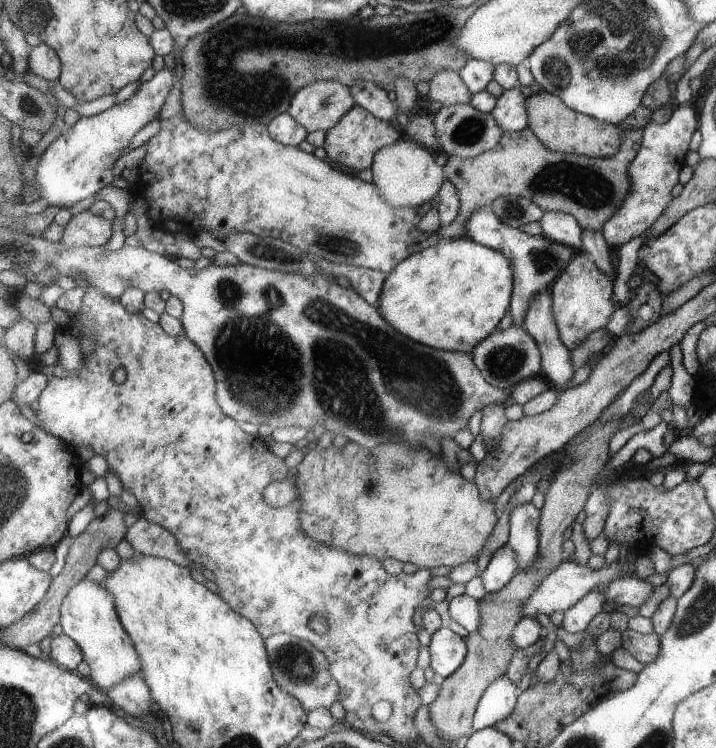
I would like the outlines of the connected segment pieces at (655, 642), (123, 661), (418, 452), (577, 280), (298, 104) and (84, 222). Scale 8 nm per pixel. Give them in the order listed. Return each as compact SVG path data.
M627 628L622 633L623 648L644 665L654 663L662 653L662 638L655 632L641 634Z
M83 579L75 585L62 604L60 626L81 647L90 668L90 679L107 692L128 678L142 672L142 656L123 626L116 609L115 597L100 583Z
M353 441L345 444L341 451L331 448L321 451L310 446L307 449L307 453L303 462L294 471L296 475L296 485L299 487L301 510L300 519L302 522L302 529L307 536L310 536L318 543L326 544L327 546L342 550L343 552L357 555L368 556L371 558L379 559L383 562L385 559L397 559L398 561L409 562L415 564L419 569L431 569L437 567L456 567L461 563L468 560L476 560L477 556L481 554L481 550L485 548L485 542L487 538L491 536L495 524L497 524L497 514L495 504L487 502L480 493L480 488L475 482L467 482L460 473L453 473L451 470L447 470L445 464L441 460L441 455L435 455L431 450L427 449L412 449L411 447L400 445L395 443L387 443L383 445L377 445L373 449L362 447L360 444Z
M582 251L551 287L553 318L558 324L563 344L571 352L579 348L592 332L605 330L609 326L611 316L615 312L613 281L614 278L603 272L588 253Z
M320 80L295 93L288 113L310 132L333 128L358 102L349 85Z
M83 210L67 223L61 241L65 241L68 247L105 246L112 239L113 233L112 220L93 211Z

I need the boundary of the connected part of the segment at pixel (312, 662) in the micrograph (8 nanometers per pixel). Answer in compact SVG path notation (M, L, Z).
M287 633L270 636L265 641L275 680L287 694L299 699L307 711L311 712L315 708L331 708L335 702L339 702L338 680L330 670L328 656L319 647L307 639Z

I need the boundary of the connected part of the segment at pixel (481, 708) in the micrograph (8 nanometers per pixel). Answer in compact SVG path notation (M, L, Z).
M507 675L495 681L486 690L478 704L478 712L474 716L473 732L495 727L498 722L511 716L522 692L517 683L511 681Z

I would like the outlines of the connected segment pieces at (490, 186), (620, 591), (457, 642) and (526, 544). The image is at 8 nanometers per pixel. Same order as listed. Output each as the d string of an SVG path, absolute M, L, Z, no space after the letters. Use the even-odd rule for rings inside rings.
M619 124L622 132L622 146L614 157L608 159L596 159L581 155L568 155L556 153L548 149L539 137L527 127L521 132L506 132L501 142L491 150L476 156L475 158L461 158L458 156L448 157L444 166L446 180L450 181L458 190L461 206L459 216L448 225L442 225L439 232L442 238L465 238L468 237L468 221L471 215L480 208L491 207L501 197L527 197L533 199L546 211L557 211L573 215L579 224L585 229L601 231L606 222L620 211L622 202L630 193L632 182L630 181L630 164L634 155L639 152L644 139L643 129L627 129Z
M633 575L611 582L605 594L609 600L613 600L617 604L630 604L641 608L653 596L655 587Z
M446 625L431 637L429 652L432 670L439 677L449 678L466 661L468 655L467 641Z
M515 492L509 497L509 504L515 505L509 516L509 543L518 554L520 571L527 570L540 553L540 518L542 510L531 501L515 504Z

